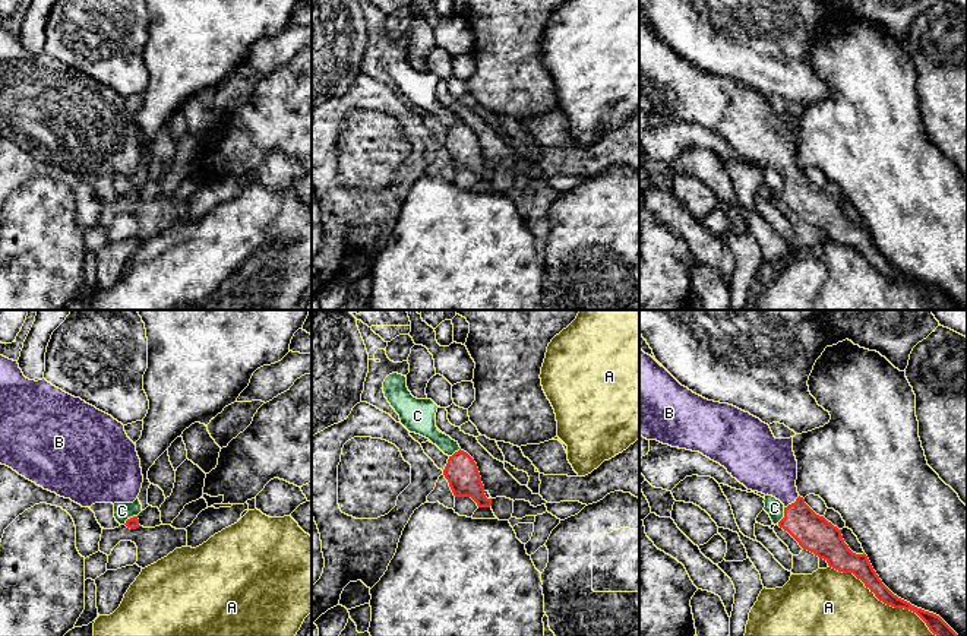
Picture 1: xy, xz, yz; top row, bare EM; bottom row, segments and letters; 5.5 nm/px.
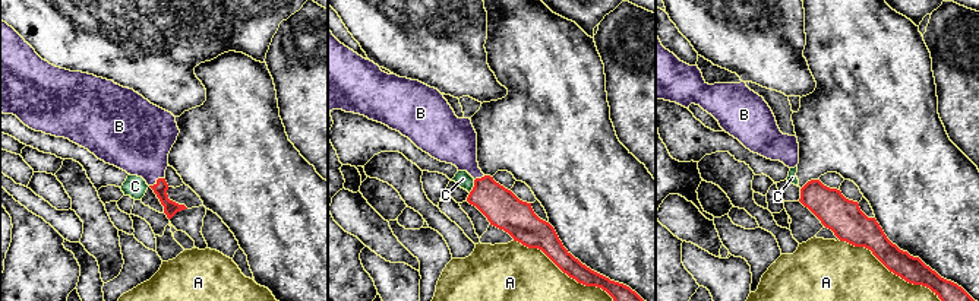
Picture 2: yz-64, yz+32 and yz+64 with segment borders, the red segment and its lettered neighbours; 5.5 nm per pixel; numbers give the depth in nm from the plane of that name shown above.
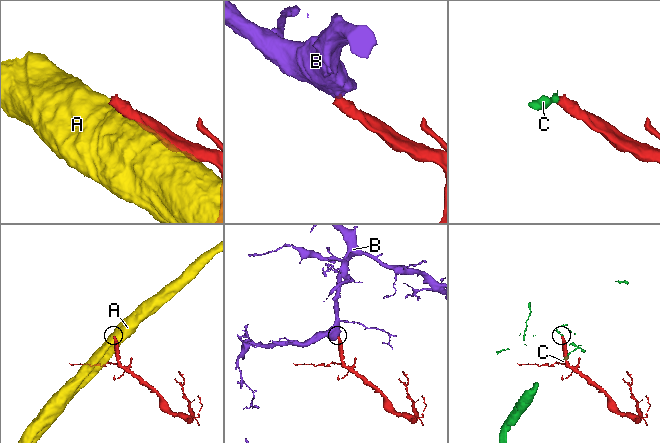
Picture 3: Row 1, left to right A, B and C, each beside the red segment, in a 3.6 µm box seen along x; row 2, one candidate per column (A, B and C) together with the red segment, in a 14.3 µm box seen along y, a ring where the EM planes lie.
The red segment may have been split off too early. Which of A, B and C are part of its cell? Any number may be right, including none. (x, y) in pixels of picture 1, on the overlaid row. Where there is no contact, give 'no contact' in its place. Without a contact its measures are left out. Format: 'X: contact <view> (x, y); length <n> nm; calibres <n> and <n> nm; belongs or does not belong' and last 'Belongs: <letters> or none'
A: contact yz (884, 603); length 700 nm; calibres 120 and 360 nm; does not belong
B: contact yz (792, 503); length 110 nm; calibres 200 and 300 nm; belongs
C: contact yz (784, 516); length 100 nm; calibres 200 and 100 nm; does not belong
Belongs: B

